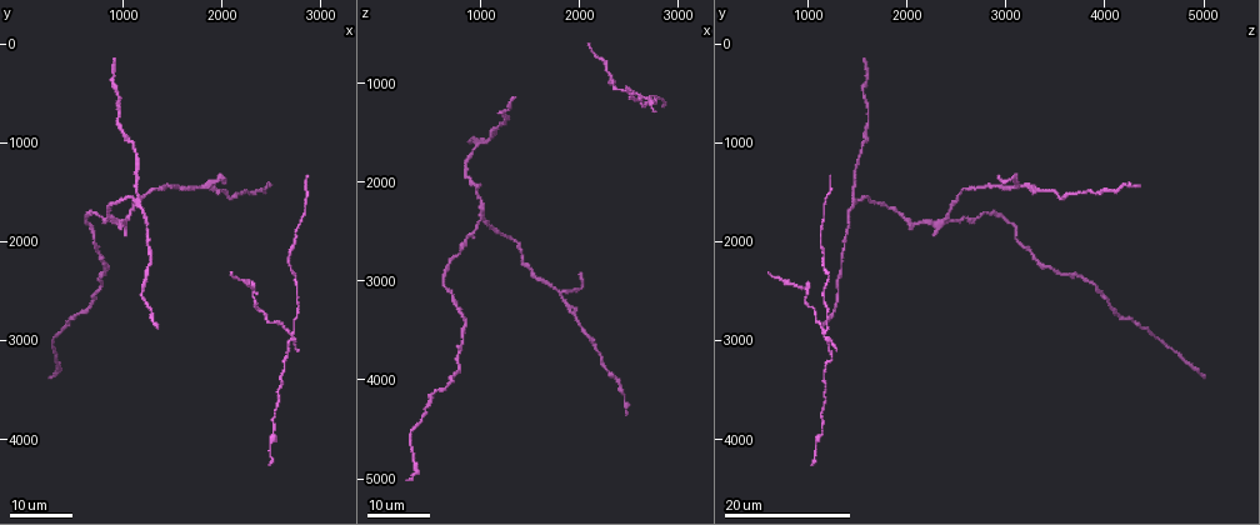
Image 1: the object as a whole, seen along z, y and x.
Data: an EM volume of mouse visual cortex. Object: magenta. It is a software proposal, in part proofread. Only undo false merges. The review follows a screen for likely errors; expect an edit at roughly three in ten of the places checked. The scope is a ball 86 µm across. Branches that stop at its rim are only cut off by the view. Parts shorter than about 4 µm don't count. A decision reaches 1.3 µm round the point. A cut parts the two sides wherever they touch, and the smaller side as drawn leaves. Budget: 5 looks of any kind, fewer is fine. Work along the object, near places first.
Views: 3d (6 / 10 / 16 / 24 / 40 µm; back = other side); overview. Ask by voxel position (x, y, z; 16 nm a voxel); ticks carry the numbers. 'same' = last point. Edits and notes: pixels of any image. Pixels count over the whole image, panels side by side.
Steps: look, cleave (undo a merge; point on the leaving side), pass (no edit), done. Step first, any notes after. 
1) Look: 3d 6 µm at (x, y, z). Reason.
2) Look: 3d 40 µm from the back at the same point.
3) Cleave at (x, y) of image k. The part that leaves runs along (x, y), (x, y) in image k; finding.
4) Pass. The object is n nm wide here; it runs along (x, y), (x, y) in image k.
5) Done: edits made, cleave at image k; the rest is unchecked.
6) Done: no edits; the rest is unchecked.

Look: 3d 16 µm at (1060, 1560, 1580).

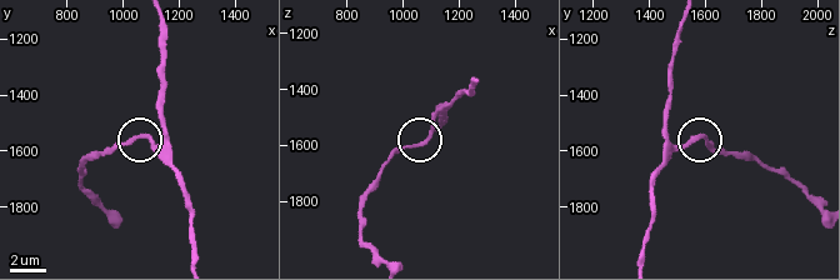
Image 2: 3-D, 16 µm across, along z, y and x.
Look: 3d 6 µm at (1080, 1540, 1590).

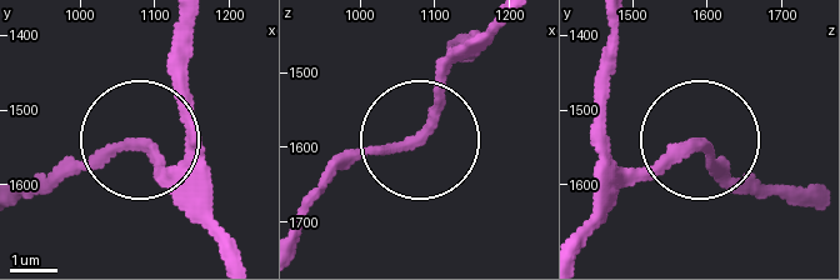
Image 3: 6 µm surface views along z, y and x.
Cleave at (204, 191) of image 3. The side arm is 80 µm long; a second neuron is stuck on.

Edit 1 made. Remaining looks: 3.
Look: 3d 16 µm at (1020, 1820, 2360). Three arms meet.

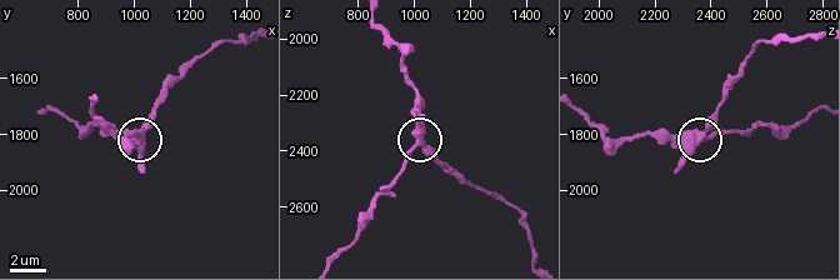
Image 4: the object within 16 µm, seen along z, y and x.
Look: 3d 6 µm at (1020, 1810, 2380). Zoom in.

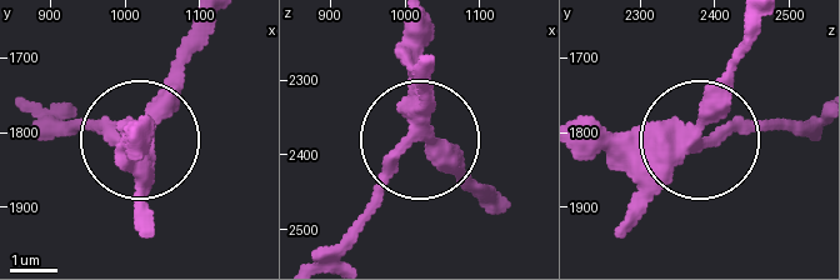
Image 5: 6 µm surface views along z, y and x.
Cleave at (171, 110) of image 5. The side arm is 47 µm long; the part that leaves runs along (418, 105), (490, 188) in image 5; a second neuron is stuck on.

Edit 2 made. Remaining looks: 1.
Done: edits made, cleave at image 3, cleave at image 5; the rest is unchecked.

